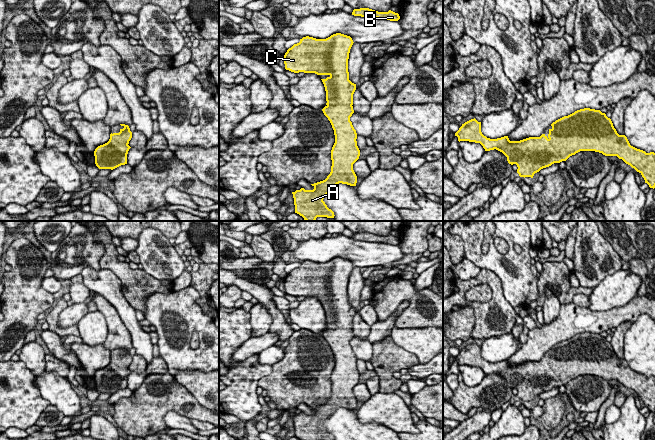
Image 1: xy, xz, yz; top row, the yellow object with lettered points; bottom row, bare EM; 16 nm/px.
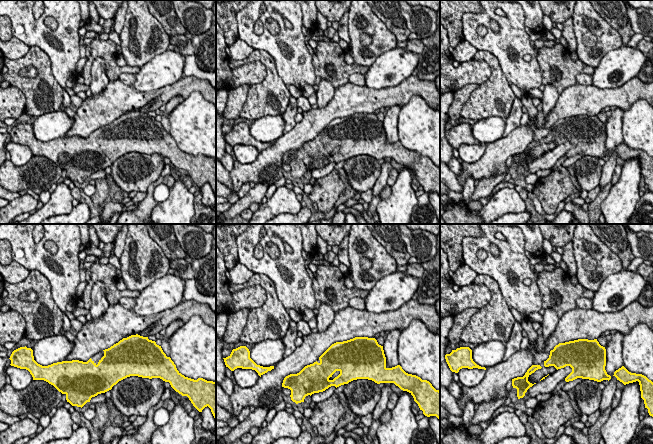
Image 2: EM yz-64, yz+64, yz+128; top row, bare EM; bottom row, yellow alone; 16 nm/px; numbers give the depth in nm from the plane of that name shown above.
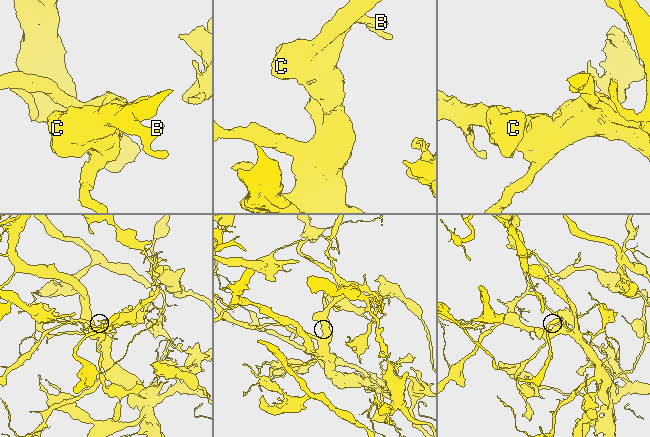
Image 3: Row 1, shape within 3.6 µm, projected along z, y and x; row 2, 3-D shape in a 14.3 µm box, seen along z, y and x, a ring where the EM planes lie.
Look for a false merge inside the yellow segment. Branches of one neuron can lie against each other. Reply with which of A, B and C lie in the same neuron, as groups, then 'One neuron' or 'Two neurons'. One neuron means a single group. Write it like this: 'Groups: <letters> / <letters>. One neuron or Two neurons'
Groups: A B C. One neuron

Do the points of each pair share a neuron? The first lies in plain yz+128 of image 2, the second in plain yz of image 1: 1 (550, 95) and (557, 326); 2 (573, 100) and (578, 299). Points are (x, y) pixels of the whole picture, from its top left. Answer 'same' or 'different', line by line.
1: different
2: different

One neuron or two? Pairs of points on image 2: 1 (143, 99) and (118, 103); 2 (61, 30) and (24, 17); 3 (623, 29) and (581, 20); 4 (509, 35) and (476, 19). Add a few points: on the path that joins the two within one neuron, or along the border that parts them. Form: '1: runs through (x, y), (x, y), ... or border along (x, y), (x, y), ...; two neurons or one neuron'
1: runs through (137, 99), (124, 99); one neuron
2: runs through (59, 19), (54, 14), (45, 14), (35, 22); one neuron
3: border along (594, 10), (620, 35), (623, 44); two neurons
4: runs through (505, 25), (496, 17), (486, 17); one neuron

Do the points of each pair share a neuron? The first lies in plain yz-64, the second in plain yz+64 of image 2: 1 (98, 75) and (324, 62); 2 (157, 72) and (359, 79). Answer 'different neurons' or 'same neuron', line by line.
1: different neurons
2: different neurons

